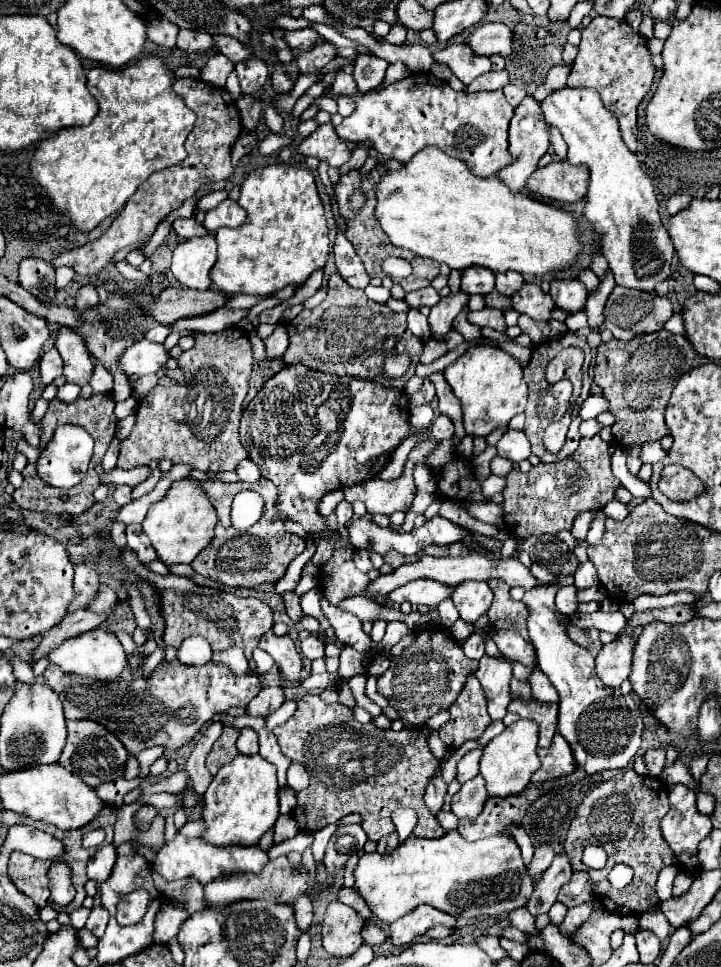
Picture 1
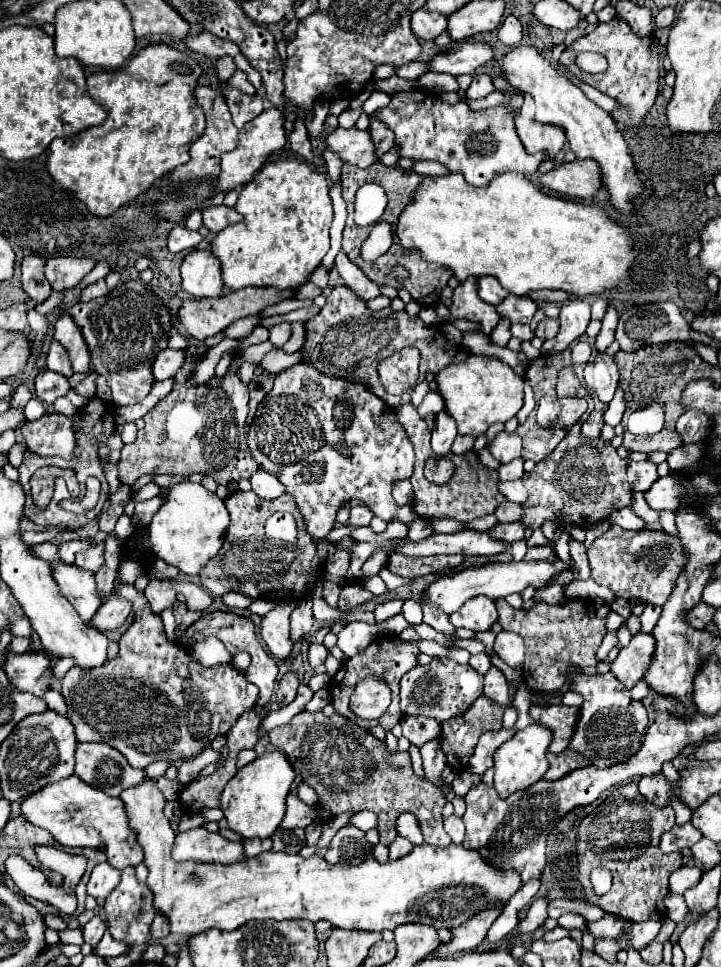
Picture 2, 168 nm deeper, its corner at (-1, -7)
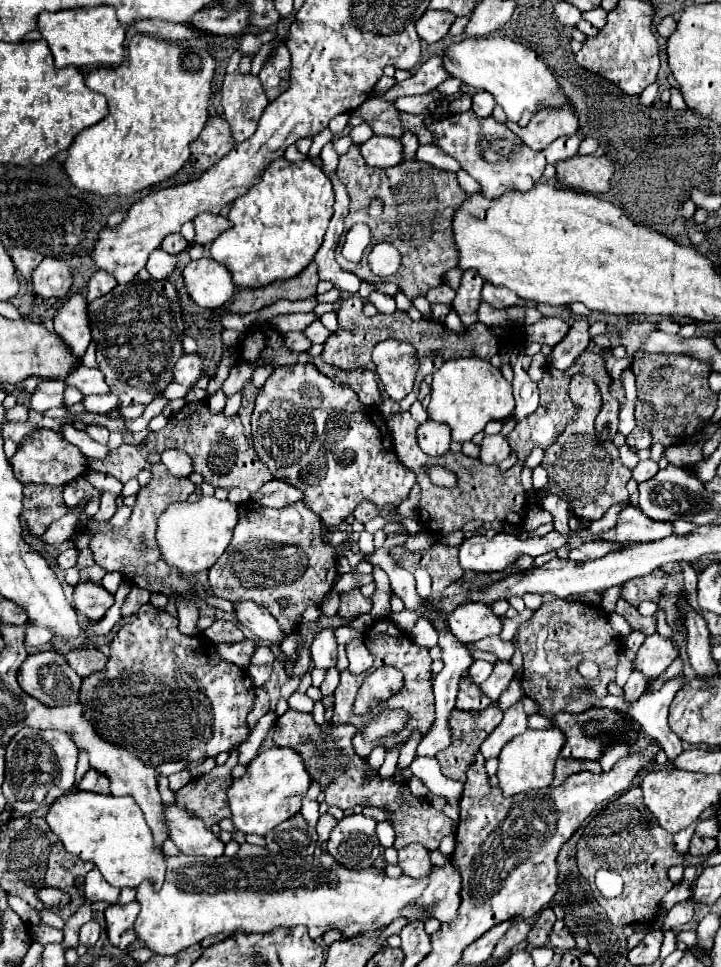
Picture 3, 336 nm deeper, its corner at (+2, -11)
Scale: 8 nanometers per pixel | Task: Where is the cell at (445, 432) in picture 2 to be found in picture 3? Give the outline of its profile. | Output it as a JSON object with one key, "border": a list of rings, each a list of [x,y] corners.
{"border":[[[427,420],[425,424],[419,426],[417,430],[417,440],[419,446],[425,454],[429,456],[443,456],[449,452],[449,442],[451,442],[451,432],[447,424]]]}

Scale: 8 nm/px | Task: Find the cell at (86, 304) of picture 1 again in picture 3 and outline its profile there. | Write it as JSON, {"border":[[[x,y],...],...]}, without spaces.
{"border":[[[103,270],[95,272],[91,276],[91,280],[89,280],[89,286],[87,286],[87,294],[85,294],[87,302],[93,302],[99,296],[105,296],[107,292],[113,290],[113,286],[117,286],[117,282],[115,282],[115,278],[111,274],[107,274]]]}

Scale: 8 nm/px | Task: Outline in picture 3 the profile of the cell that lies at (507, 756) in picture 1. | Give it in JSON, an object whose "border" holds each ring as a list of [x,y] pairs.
{"border":[[[557,728],[525,730],[521,736],[515,736],[499,754],[497,778],[499,778],[499,788],[501,788],[503,796],[515,796],[519,792],[549,786],[553,780],[555,760],[557,760],[563,744],[565,744],[565,736]]]}

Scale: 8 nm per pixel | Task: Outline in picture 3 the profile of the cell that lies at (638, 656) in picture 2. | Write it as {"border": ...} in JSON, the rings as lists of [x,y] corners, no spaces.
{"border":[[[651,634],[641,644],[641,648],[633,660],[633,670],[647,676],[647,680],[657,678],[677,658],[677,654],[679,652],[671,638]]]}

